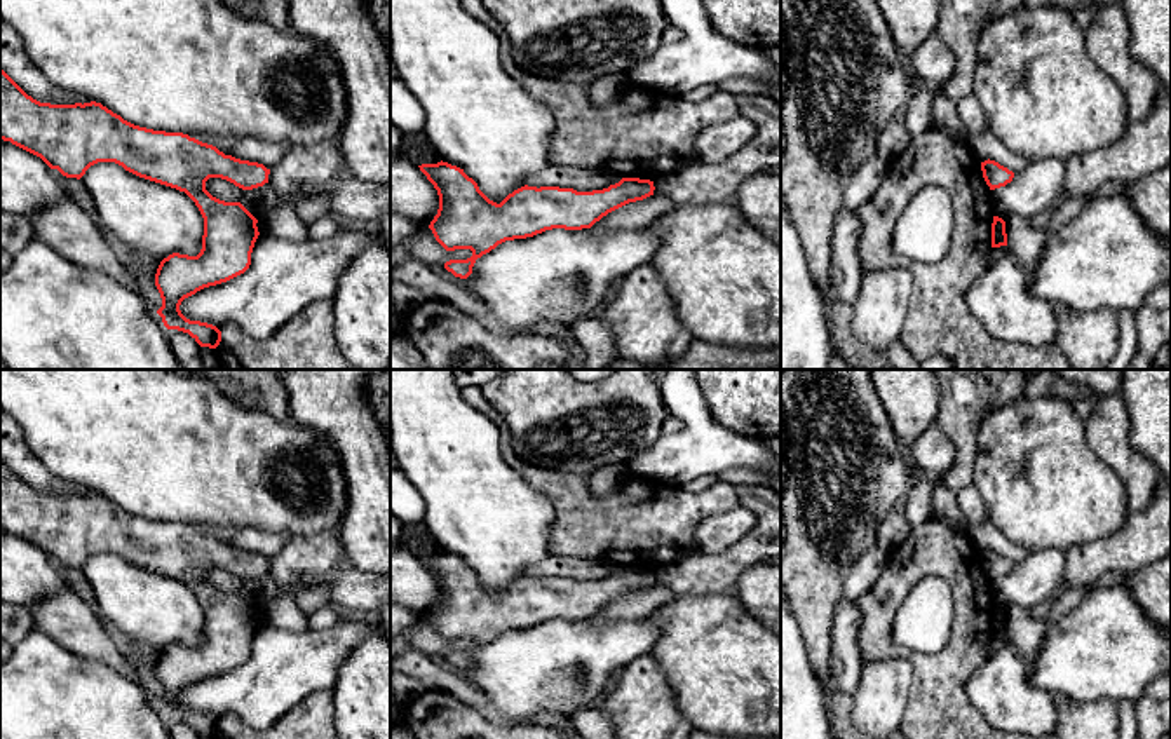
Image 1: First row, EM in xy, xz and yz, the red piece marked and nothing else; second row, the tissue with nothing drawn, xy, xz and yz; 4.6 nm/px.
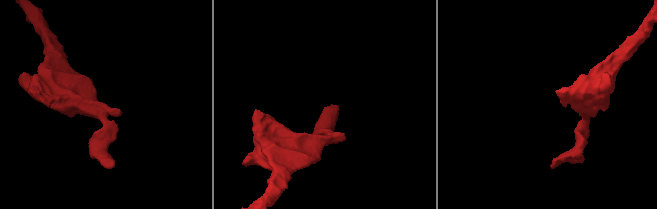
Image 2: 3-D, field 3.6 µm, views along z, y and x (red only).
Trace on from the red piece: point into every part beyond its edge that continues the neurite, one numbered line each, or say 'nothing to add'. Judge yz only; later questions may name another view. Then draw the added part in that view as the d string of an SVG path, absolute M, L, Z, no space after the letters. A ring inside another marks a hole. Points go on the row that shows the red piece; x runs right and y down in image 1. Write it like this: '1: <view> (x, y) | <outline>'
nothing to add

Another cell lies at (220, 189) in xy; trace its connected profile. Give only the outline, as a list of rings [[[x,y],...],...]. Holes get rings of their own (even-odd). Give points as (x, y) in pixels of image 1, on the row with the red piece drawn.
[[[209,178],[206,181],[206,190],[225,202],[239,202],[244,195],[244,190],[235,186],[234,183],[221,178]]]

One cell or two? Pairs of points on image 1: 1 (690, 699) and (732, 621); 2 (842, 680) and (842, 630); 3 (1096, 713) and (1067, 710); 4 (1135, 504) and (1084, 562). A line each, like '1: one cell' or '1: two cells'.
1: one cell
2: one cell
3: one cell
4: two cells

